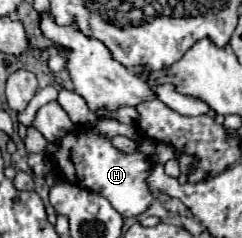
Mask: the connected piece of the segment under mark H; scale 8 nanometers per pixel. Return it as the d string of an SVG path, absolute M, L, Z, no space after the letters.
M74 129L60 141L60 149L56 157L52 159L56 167L60 167L66 181L72 181L84 189L90 189L94 193L104 195L112 207L122 217L134 217L148 209L154 195L148 191L144 179L148 177L152 163L142 153L130 153L124 155L116 151L110 143L110 139L98 137L92 129Z

